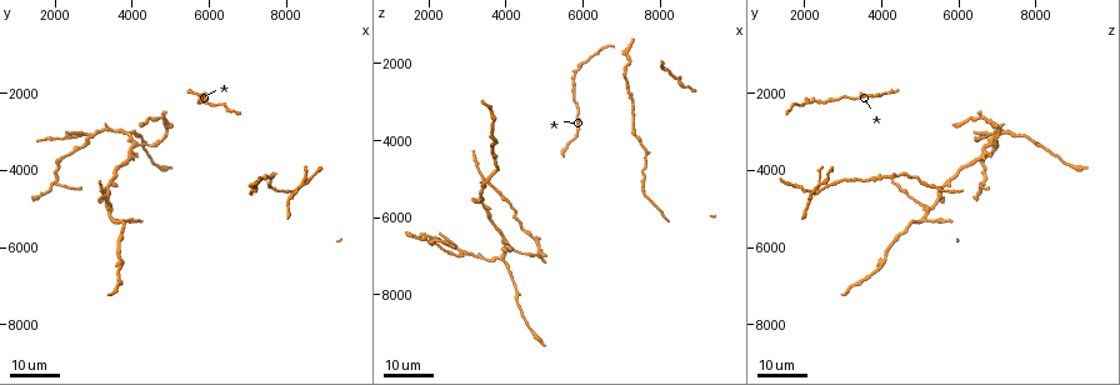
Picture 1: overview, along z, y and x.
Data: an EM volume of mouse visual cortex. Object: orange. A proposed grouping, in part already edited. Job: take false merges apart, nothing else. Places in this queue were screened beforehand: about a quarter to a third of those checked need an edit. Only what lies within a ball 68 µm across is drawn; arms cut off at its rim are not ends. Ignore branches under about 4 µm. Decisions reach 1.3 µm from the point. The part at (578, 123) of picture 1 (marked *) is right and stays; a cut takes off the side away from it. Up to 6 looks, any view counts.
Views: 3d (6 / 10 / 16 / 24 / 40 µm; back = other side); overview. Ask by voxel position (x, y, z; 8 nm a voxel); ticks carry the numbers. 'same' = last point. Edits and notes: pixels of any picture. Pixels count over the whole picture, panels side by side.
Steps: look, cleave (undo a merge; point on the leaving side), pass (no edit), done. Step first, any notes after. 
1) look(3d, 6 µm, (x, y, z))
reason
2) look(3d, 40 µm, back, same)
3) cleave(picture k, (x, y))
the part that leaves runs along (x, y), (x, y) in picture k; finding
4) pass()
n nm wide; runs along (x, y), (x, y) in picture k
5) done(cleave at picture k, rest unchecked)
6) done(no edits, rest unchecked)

look(3d, 24 µm, (3500, 5050, 5250))
four arms meet

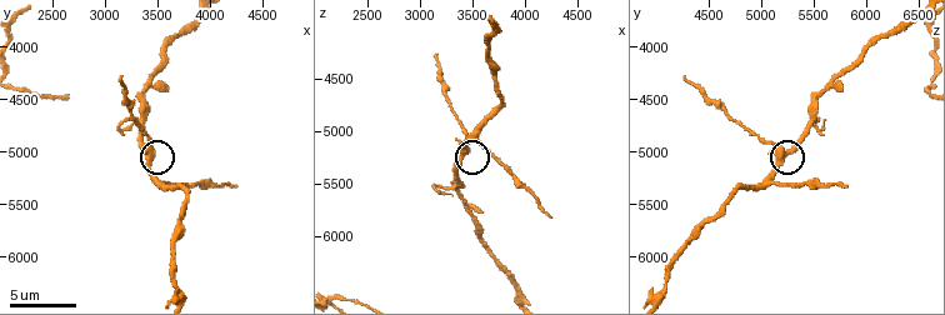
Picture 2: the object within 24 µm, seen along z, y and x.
look(3d, 10 µm, (3420, 5060, 5160))

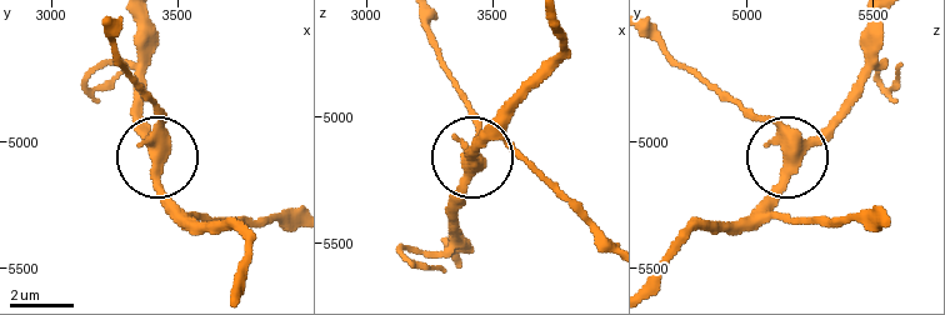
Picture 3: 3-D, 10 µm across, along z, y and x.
pass()
380 nm wide; runs along (144, 26), (144, 125), (158, 150), (151, 93) in picture 3; all the same neuron

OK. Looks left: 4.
look(3d, 16 µm, (2850, 3150, 6900))
side arm on a straight run

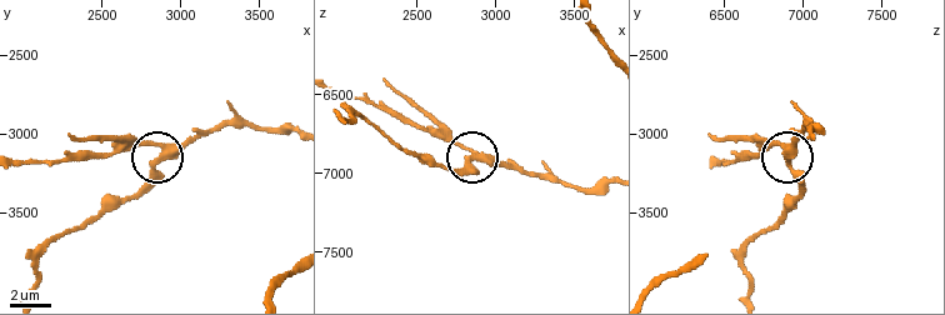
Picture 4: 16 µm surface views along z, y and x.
look(3d, 10 µm, (2900, 3100, 6880))
zoom in

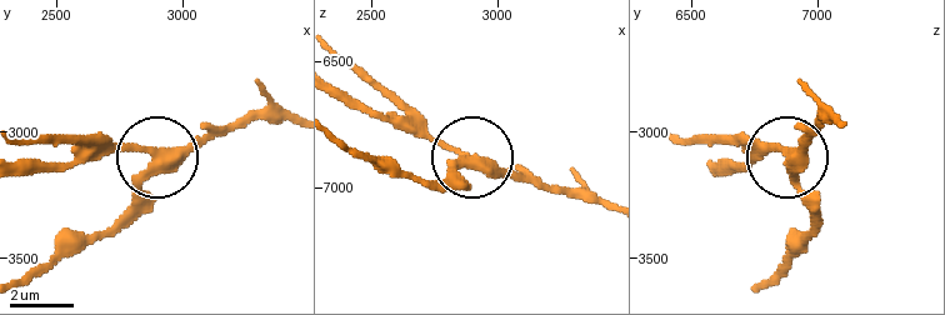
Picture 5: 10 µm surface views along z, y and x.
pass()
290 nm wide; runs along (606, 204), (478, 164), (436, 143), (408, 113) in picture 5; all the same neuron

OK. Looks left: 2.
look(3d, 16 µm, (4700, 2650, 6550))
small branch off a trunk

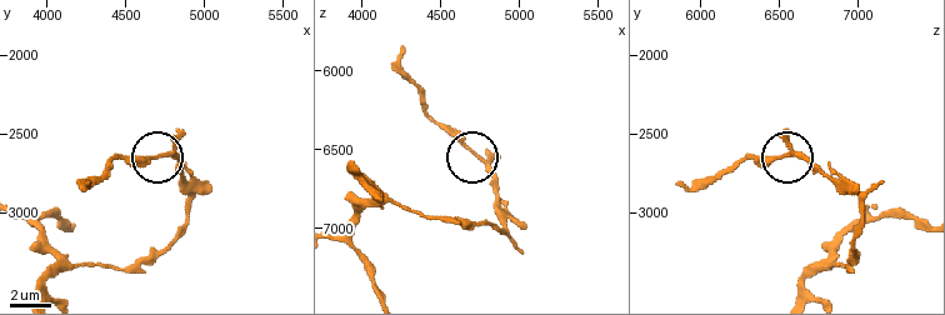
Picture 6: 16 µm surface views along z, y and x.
look(3d, 6 µm, (4720, 2620, 6520))

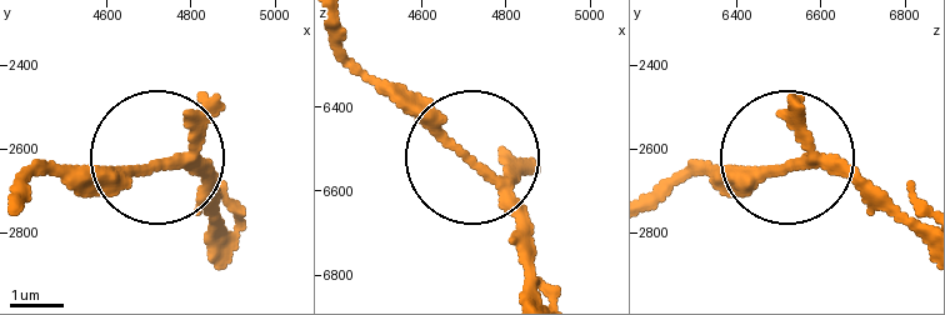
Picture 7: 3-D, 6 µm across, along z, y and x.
pass()
140 nm wide; one neuron here

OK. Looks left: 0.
done(no edits, rest unchecked)

